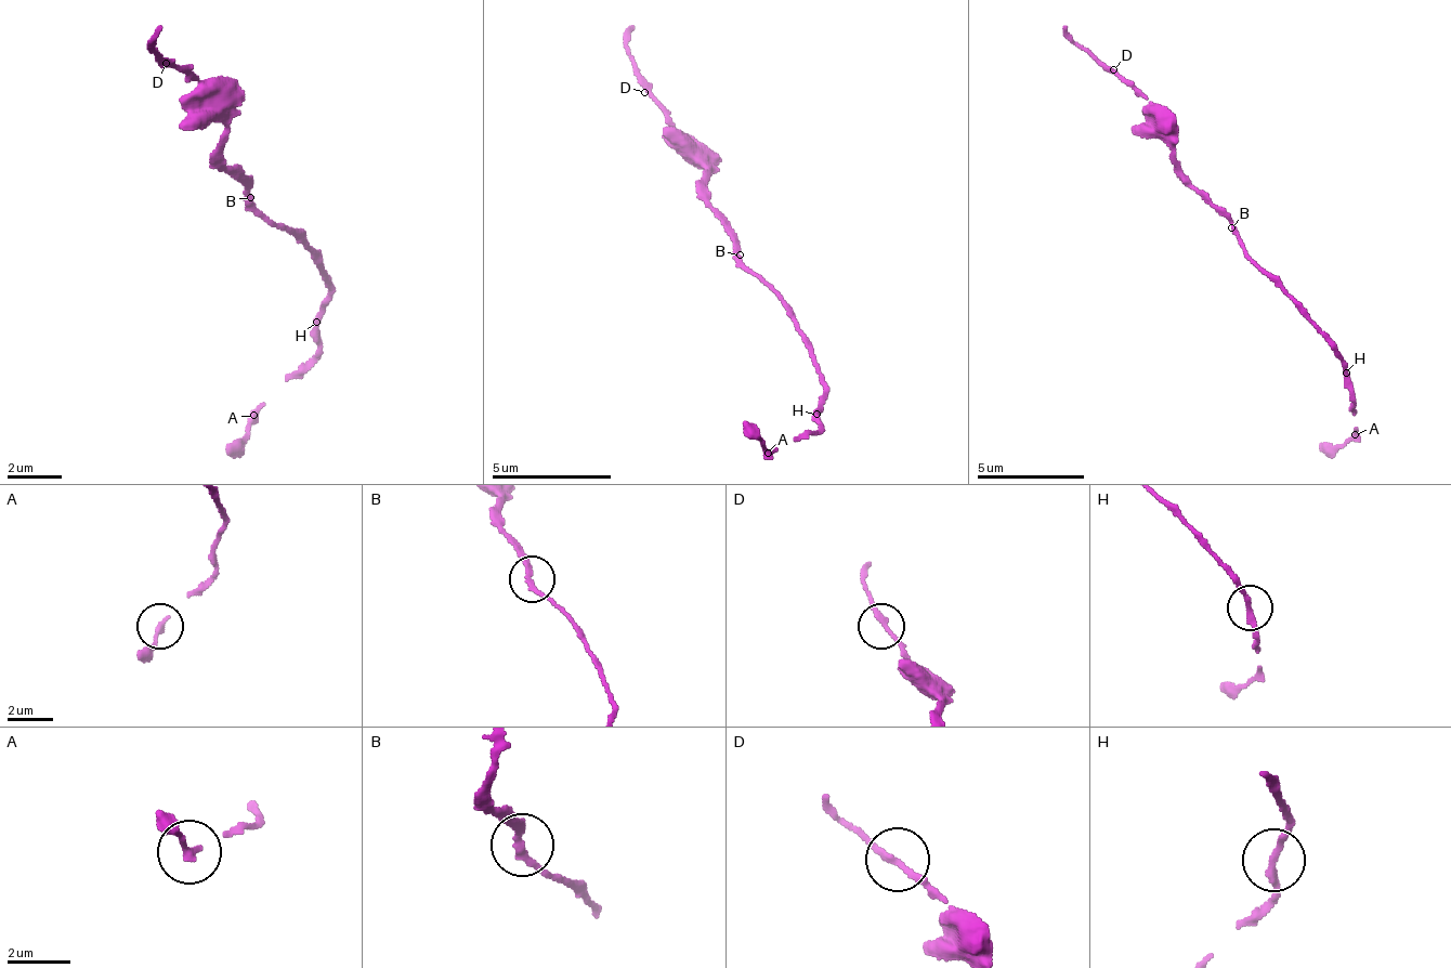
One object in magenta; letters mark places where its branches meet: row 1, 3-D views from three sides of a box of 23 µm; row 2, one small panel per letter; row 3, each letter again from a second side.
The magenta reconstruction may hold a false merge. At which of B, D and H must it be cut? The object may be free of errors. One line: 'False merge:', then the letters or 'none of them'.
False merge: none of them

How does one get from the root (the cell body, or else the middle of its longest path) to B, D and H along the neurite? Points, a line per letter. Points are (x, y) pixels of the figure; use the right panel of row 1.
B: (1243, 246), (1231, 227)
D: (1243, 246), (1231, 222), (1181, 169), (1176, 145), (1159, 126), (1159, 115), (1113, 69)
H: (1243, 246), (1294, 303), (1294, 309), (1333, 348), (1333, 353), (1348, 370)

